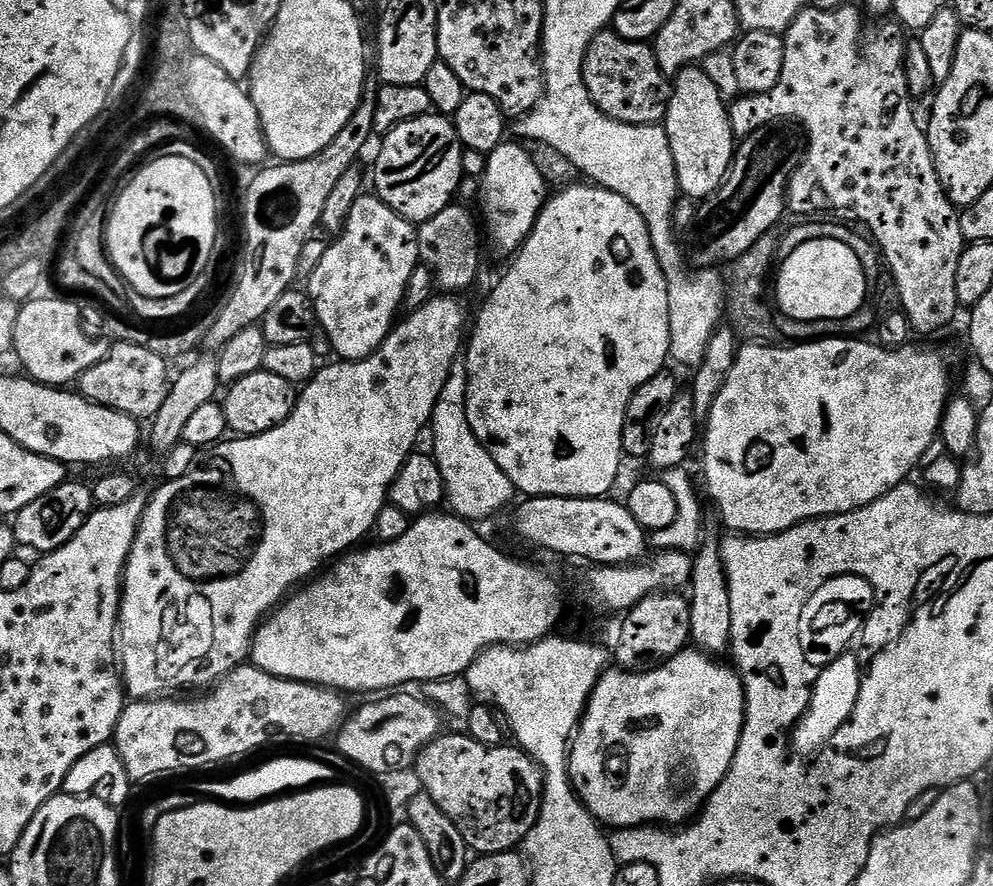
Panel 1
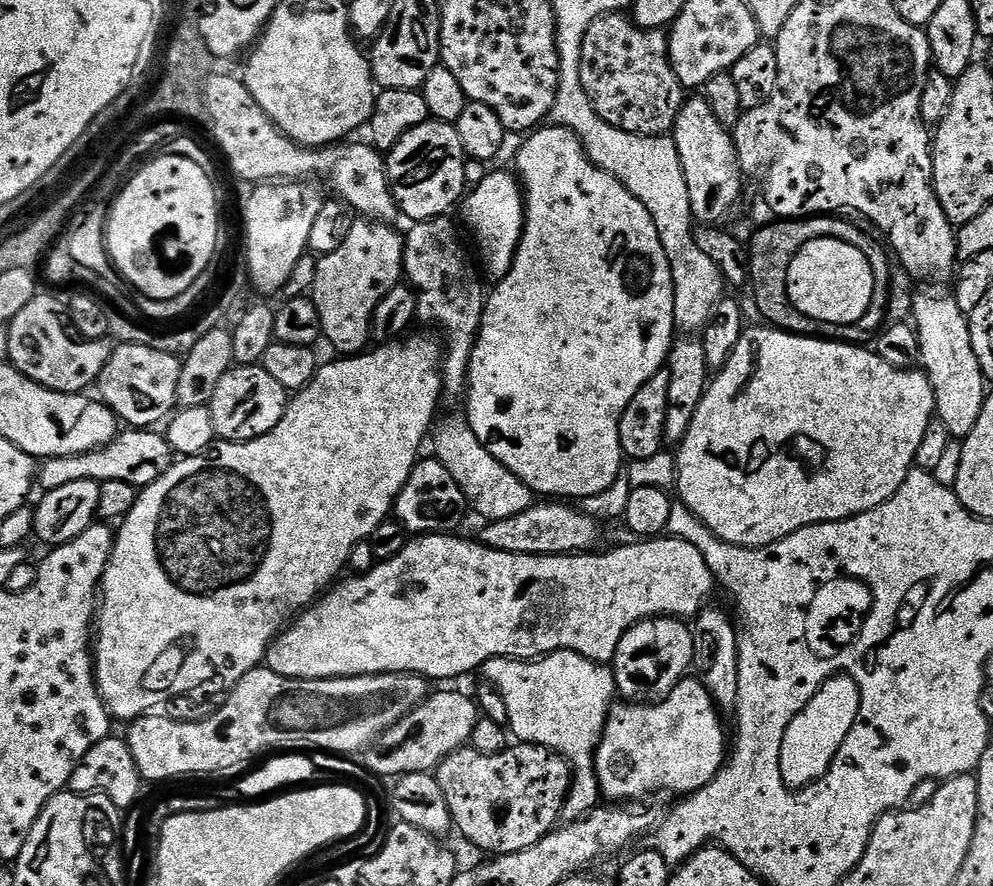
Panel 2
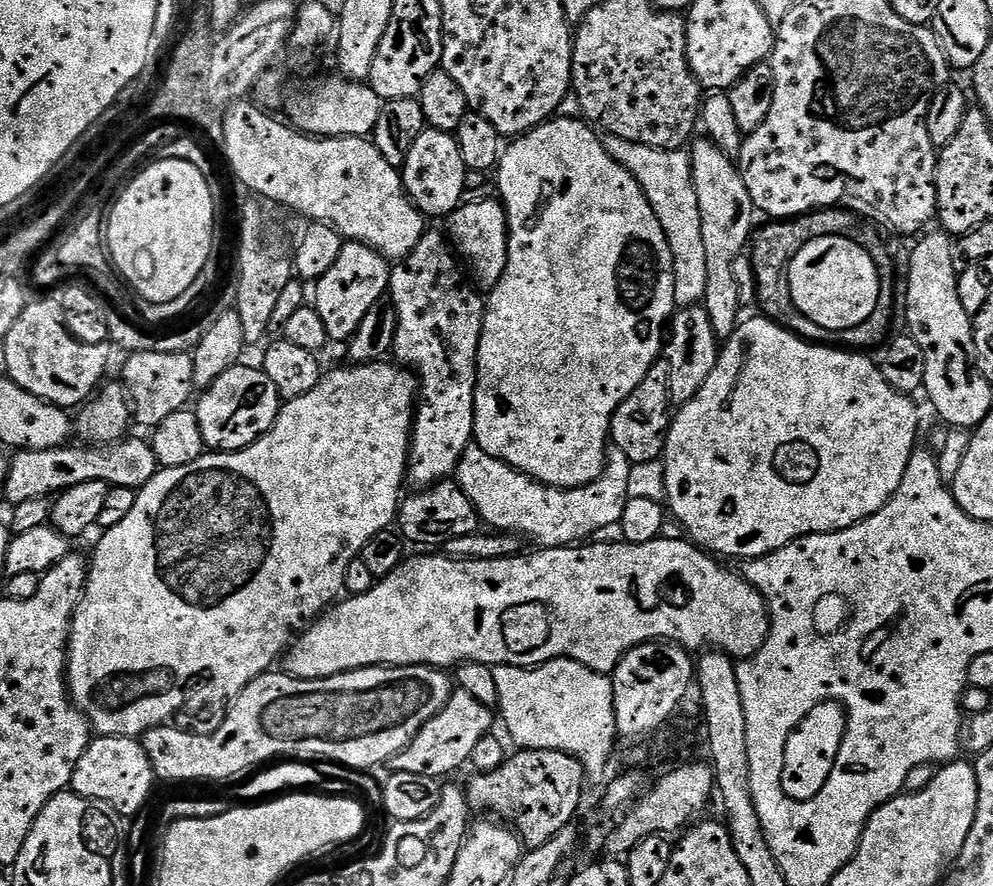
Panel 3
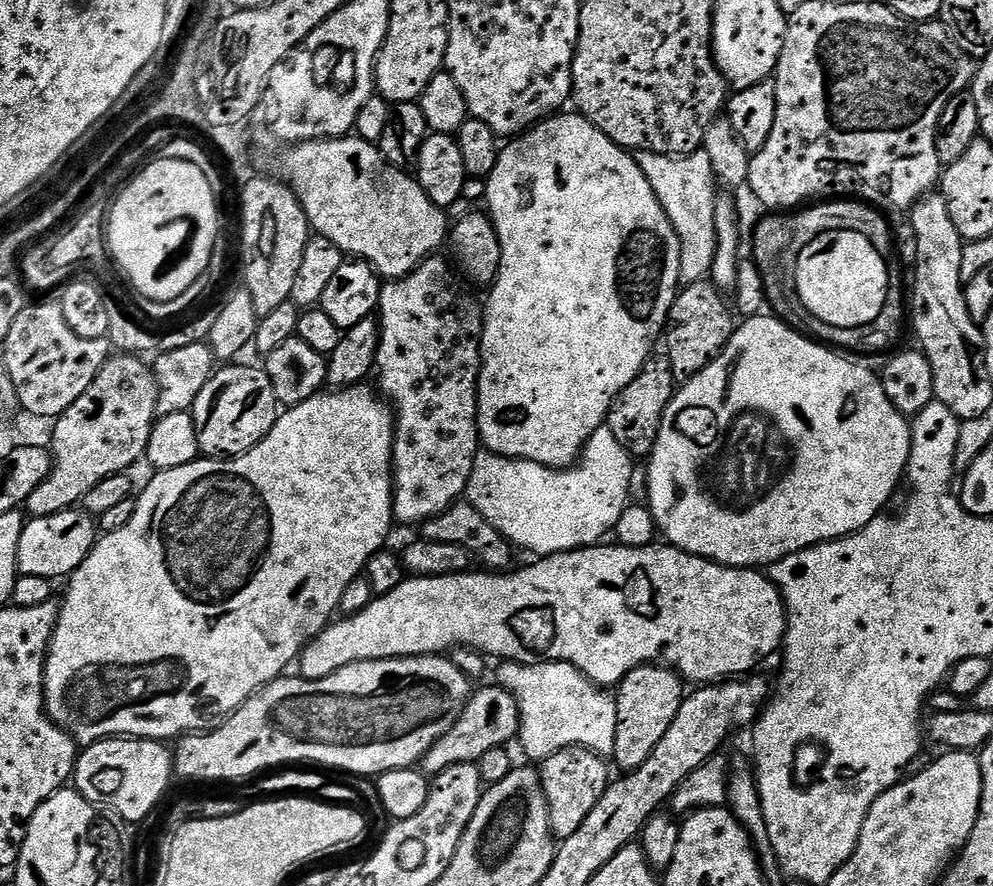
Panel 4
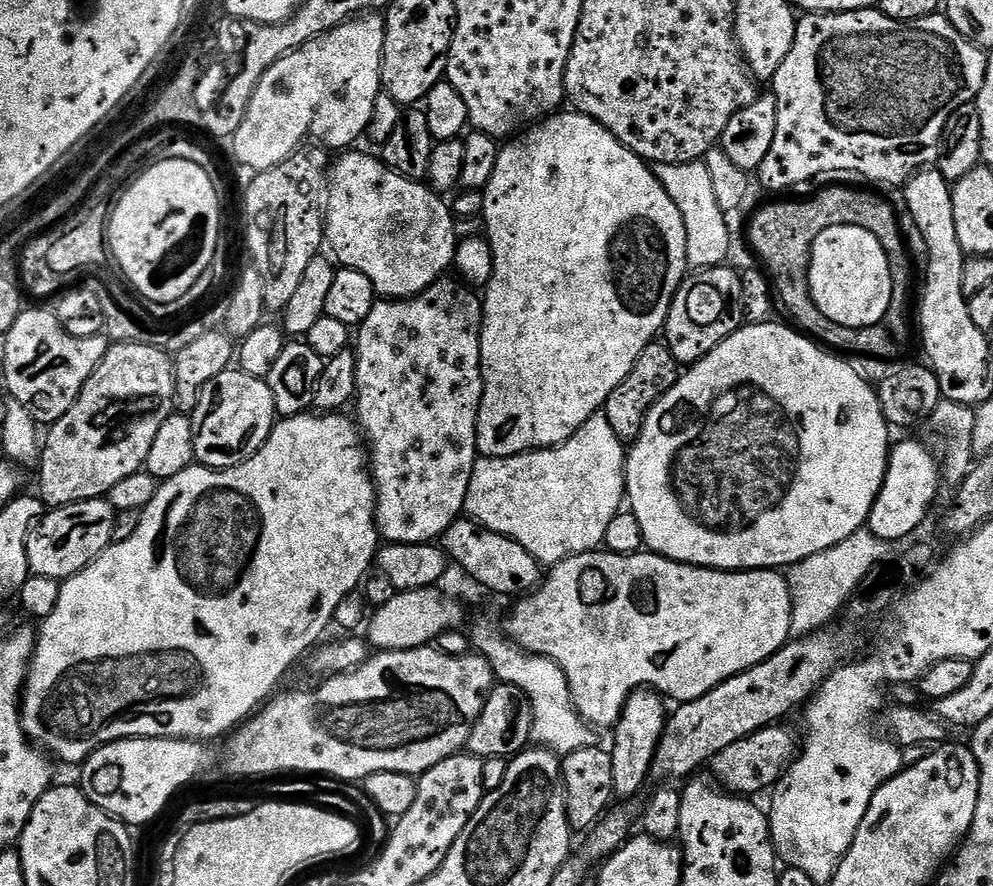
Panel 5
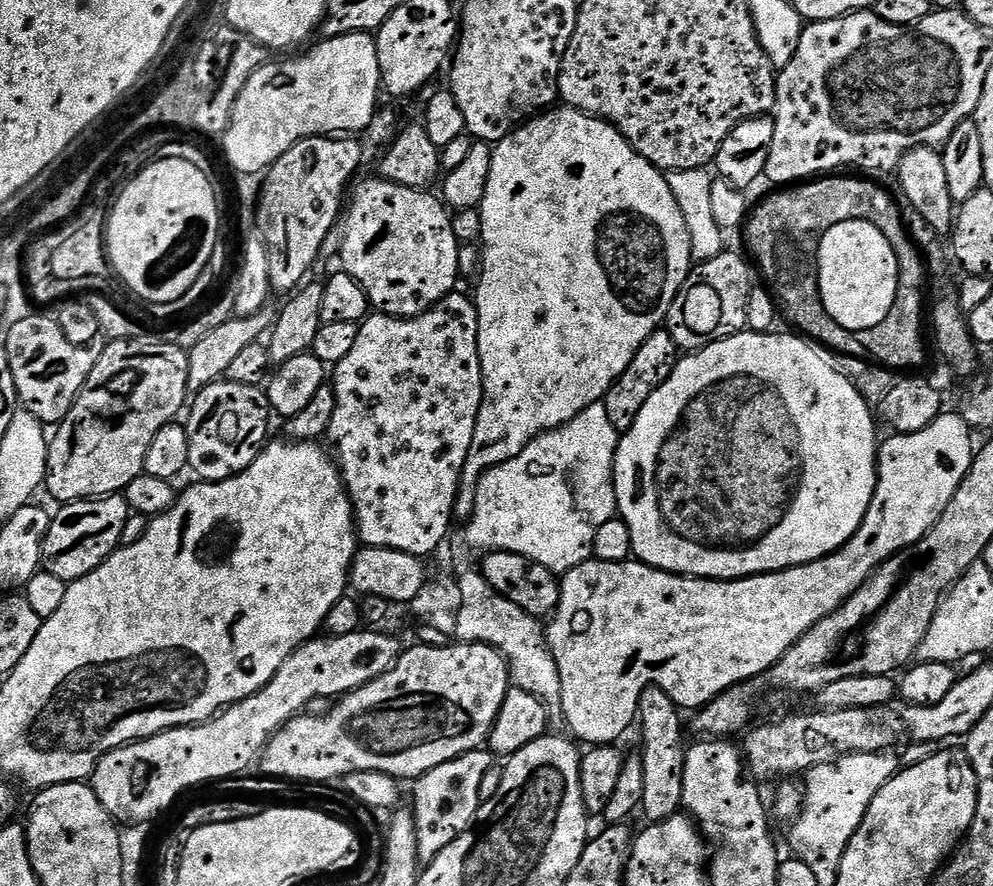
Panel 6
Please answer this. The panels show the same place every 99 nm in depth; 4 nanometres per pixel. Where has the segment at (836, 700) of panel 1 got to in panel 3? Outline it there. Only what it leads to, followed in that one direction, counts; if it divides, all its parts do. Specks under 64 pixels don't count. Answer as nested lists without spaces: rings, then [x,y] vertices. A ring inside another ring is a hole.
[[[836,701],[816,704],[791,732],[783,750],[783,768],[780,775],[783,792],[794,801],[812,801],[825,786],[833,772],[838,750],[847,728],[847,712]]]

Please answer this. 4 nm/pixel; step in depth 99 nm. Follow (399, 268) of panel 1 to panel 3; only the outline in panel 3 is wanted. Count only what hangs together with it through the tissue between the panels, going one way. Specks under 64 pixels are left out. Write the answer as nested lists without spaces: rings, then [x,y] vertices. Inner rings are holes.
[[[357,242],[345,243],[342,254],[338,254],[338,262],[334,262],[334,266],[330,266],[330,270],[326,270],[326,274],[322,274],[322,278],[315,281],[314,284],[314,288],[316,288],[314,306],[318,310],[318,314],[322,314],[322,322],[326,325],[329,341],[341,340],[341,342],[347,342],[351,340],[358,330],[358,326],[362,326],[362,318],[366,318],[366,314],[370,314],[370,306],[379,304],[385,299],[388,292],[389,275],[389,261],[370,245]]]

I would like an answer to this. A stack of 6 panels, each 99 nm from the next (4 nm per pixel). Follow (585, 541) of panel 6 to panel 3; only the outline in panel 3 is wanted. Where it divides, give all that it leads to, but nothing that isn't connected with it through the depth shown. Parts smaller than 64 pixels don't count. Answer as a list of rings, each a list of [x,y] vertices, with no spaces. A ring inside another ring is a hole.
[[[469,446],[456,467],[454,479],[489,529],[504,534],[534,536],[540,548],[562,548],[587,541],[595,537],[592,536],[595,532],[611,524],[612,527],[619,525],[622,510],[628,501],[632,466],[630,458],[613,447],[608,453],[604,473],[593,484],[584,488],[552,488],[486,454],[486,450]]]

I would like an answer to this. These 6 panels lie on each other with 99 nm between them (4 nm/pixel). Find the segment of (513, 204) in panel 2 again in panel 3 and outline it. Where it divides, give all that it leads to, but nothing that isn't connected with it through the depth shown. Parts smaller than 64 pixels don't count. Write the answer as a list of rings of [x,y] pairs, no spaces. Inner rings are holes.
[[[499,199],[480,200],[477,204],[461,203],[446,217],[447,235],[463,263],[470,269],[471,279],[477,289],[490,290],[498,286],[508,261],[508,216]],[[469,264],[469,265],[468,265]],[[472,267],[472,272],[471,268]]]

